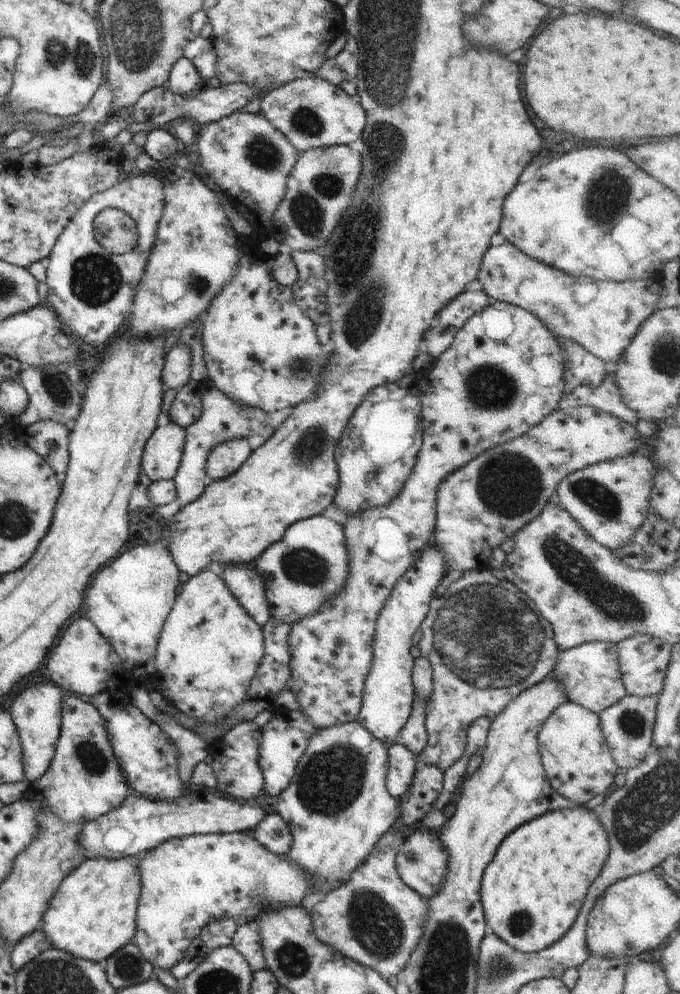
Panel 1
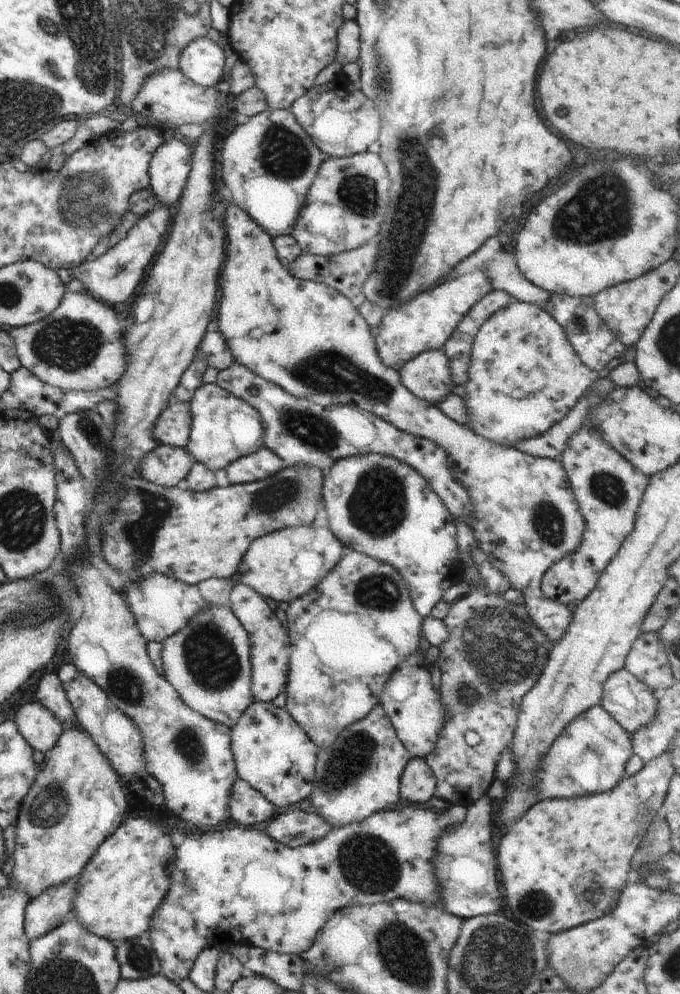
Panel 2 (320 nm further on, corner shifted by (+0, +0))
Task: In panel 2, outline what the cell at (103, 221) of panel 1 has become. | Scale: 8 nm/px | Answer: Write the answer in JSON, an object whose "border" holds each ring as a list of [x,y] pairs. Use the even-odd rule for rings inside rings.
{"border":[[[157,202],[153,211],[140,218],[128,232],[126,238],[114,248],[106,251],[104,255],[92,262],[84,261],[81,265],[73,268],[76,274],[75,278],[80,280],[84,286],[83,290],[96,300],[101,300],[112,307],[114,304],[126,302],[132,294],[135,294],[136,286],[143,281],[142,275],[148,272],[148,268],[160,250],[166,234],[169,232],[173,212]]]}

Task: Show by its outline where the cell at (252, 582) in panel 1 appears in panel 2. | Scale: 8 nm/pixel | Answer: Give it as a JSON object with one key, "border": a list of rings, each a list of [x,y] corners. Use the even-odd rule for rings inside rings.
{"border":[[[242,583],[236,584],[229,596],[230,609],[242,623],[251,640],[251,689],[256,701],[270,703],[280,694],[280,688],[287,684],[287,674],[290,672],[289,661],[292,646],[287,630],[278,617],[275,606],[264,601],[255,590]]]}

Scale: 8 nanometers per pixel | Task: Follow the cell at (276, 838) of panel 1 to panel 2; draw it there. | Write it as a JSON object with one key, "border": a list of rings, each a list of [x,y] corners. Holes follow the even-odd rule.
{"border":[[[294,810],[270,820],[264,832],[276,842],[296,848],[323,839],[332,829],[333,826],[316,813]]]}

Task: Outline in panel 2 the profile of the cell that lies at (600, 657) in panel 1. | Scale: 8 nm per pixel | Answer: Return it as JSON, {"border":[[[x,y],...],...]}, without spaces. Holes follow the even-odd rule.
{"border":[[[626,669],[612,673],[603,689],[601,705],[628,734],[655,719],[658,695]]]}

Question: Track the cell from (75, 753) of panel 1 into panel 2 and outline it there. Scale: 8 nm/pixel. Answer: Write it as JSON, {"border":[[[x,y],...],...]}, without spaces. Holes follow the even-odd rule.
{"border":[[[45,673],[38,682],[36,698],[52,711],[64,727],[76,724],[75,712],[67,699],[62,683],[55,673]]]}

